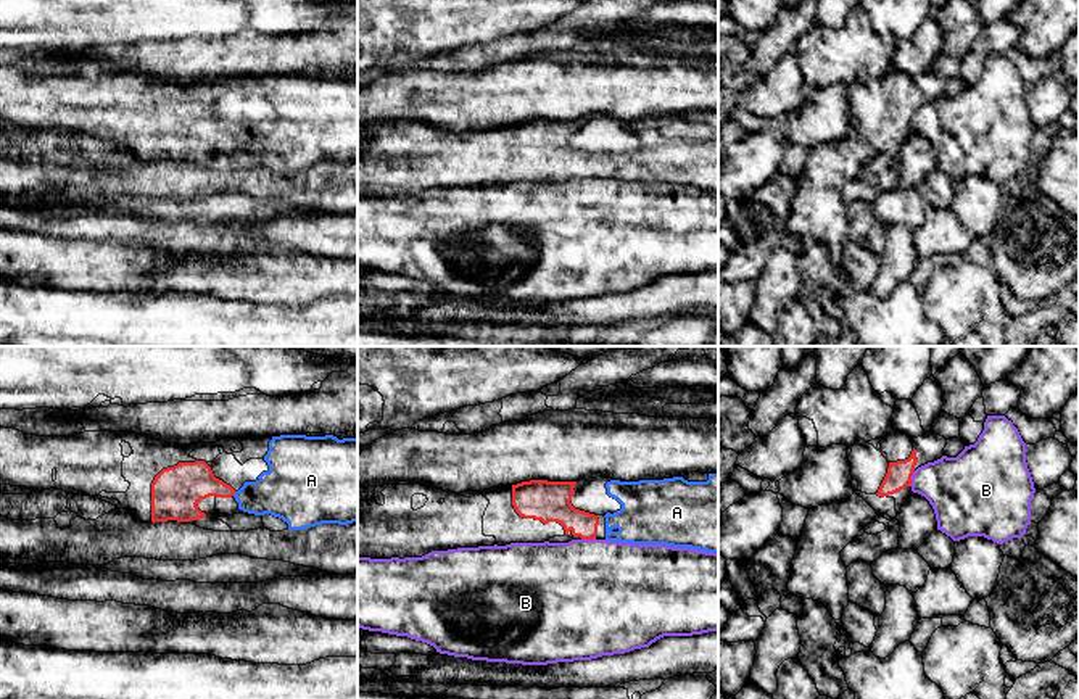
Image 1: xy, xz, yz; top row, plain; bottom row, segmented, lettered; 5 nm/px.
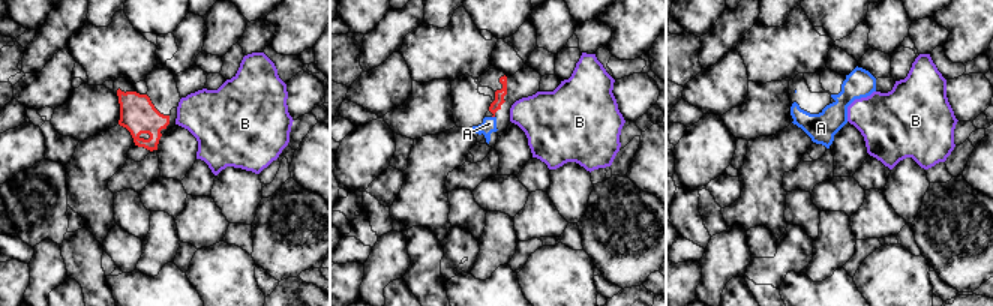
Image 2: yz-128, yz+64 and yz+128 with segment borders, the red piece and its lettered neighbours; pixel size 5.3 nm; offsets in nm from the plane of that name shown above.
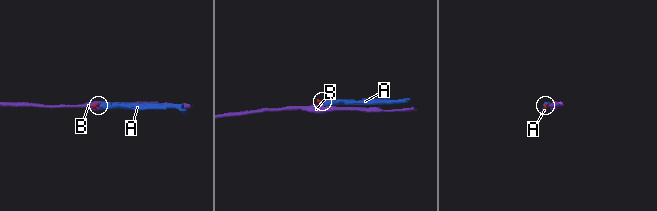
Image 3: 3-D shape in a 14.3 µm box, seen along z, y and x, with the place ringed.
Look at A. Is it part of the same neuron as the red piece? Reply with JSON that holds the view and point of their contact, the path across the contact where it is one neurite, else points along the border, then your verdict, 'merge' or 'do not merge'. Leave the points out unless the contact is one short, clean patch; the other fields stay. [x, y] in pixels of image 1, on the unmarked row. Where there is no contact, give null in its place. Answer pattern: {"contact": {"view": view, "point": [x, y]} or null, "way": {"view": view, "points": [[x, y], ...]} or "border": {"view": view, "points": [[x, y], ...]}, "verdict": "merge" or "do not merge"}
{"contact": {"view": "xy", "point": [234, 132]}, "way": {"view": "xy", "points": [[187, 123], [205, 123], [234, 132], [284, 131]]}, "verdict": "merge"}

